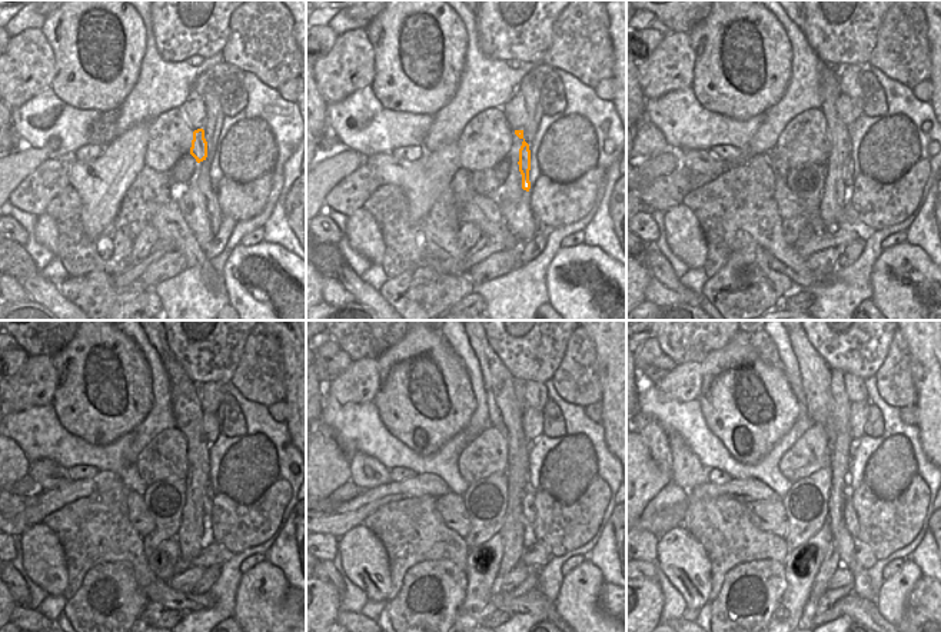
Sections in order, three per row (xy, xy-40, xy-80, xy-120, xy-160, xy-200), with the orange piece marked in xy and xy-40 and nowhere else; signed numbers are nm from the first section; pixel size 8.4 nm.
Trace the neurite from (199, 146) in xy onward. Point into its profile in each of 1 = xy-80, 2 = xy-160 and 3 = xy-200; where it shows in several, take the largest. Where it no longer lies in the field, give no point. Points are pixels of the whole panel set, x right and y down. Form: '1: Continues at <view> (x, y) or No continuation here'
1: Continues at xy-80 (848, 166)
2: Continues at xy-160 (528, 506)
3: Continues at xy-200 (850, 516).

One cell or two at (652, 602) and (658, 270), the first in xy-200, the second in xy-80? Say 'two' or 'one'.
two

